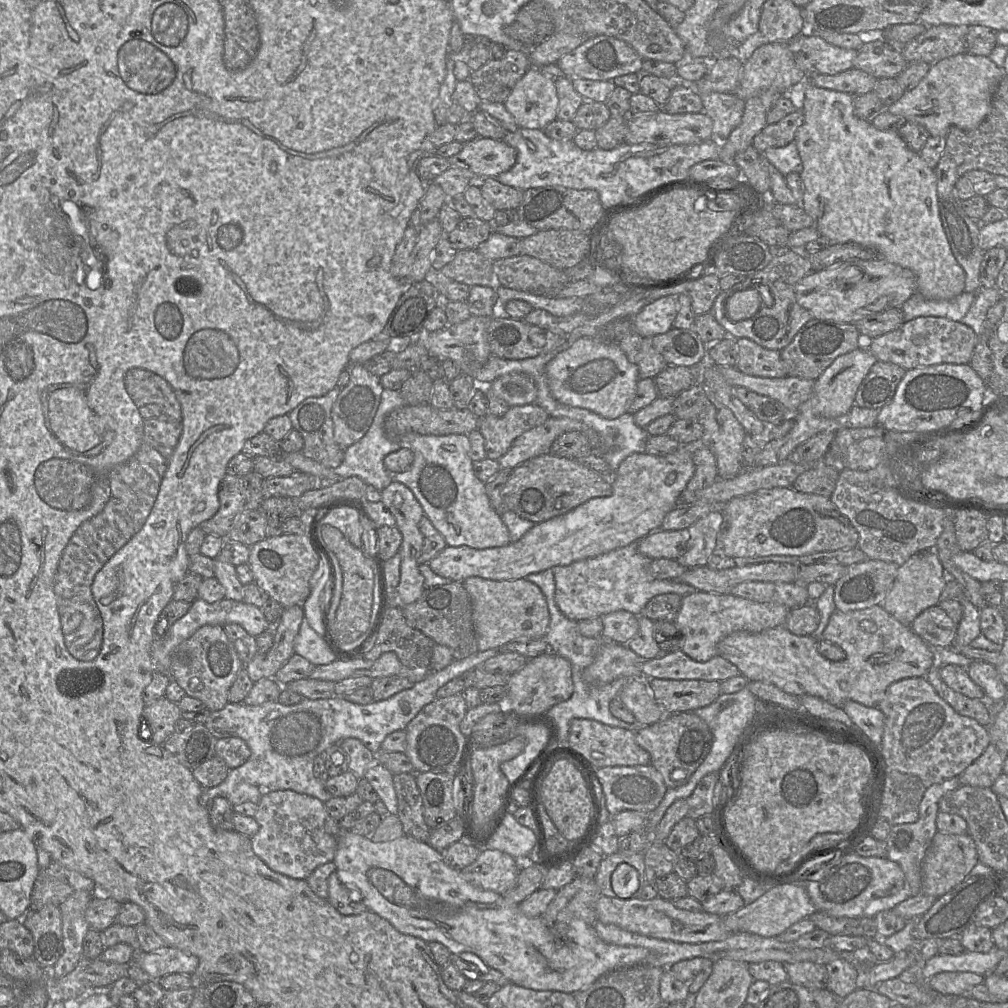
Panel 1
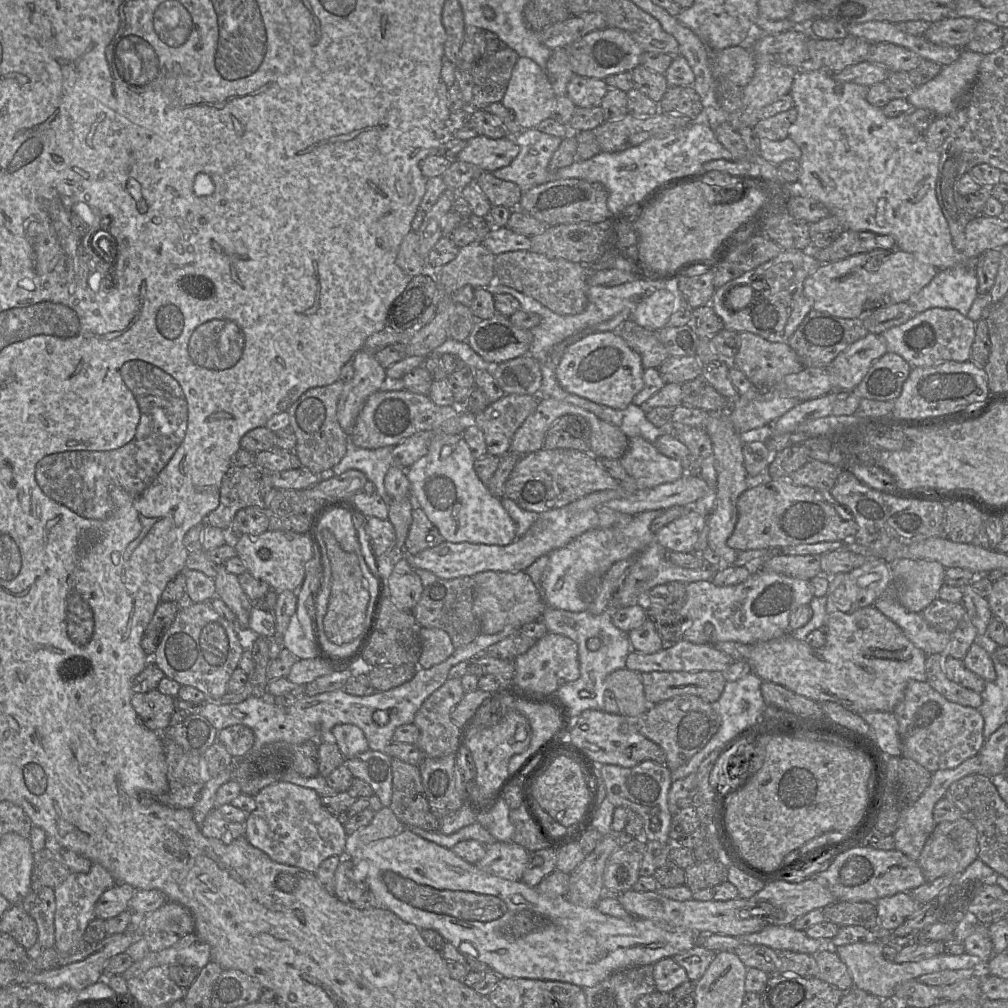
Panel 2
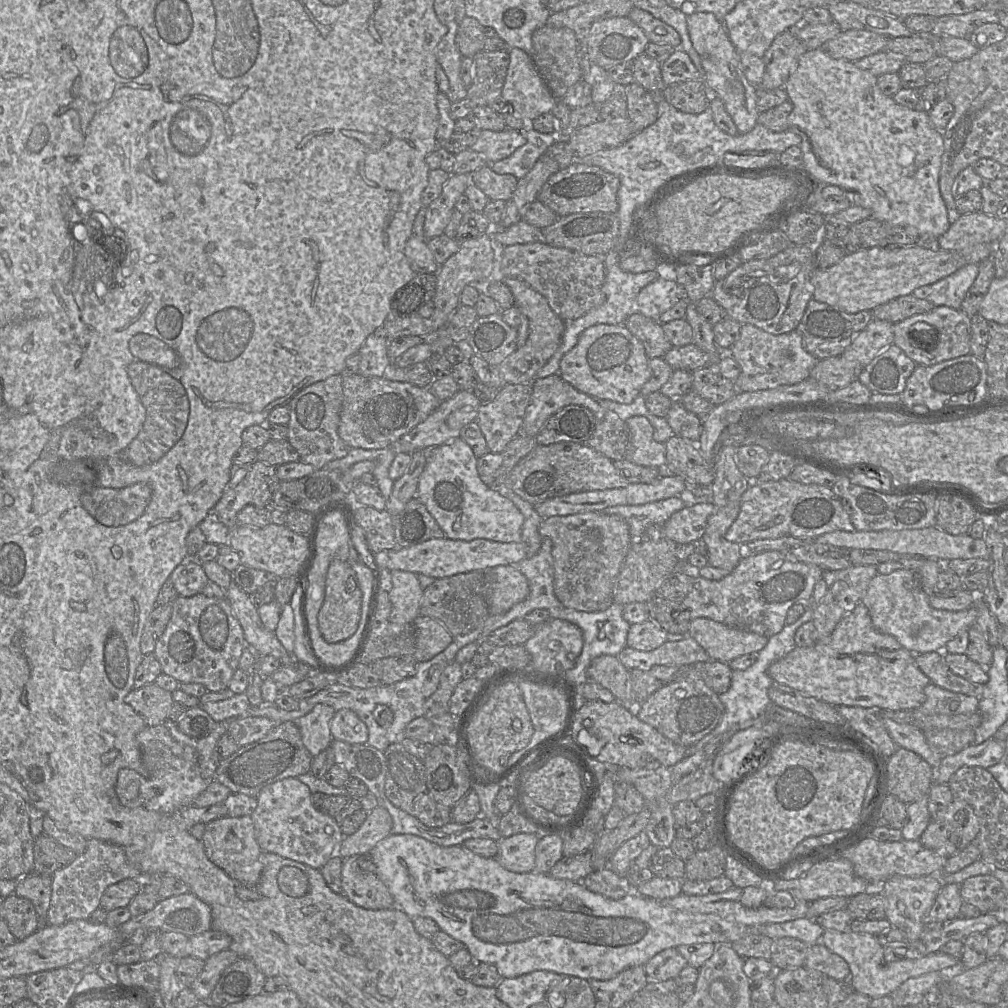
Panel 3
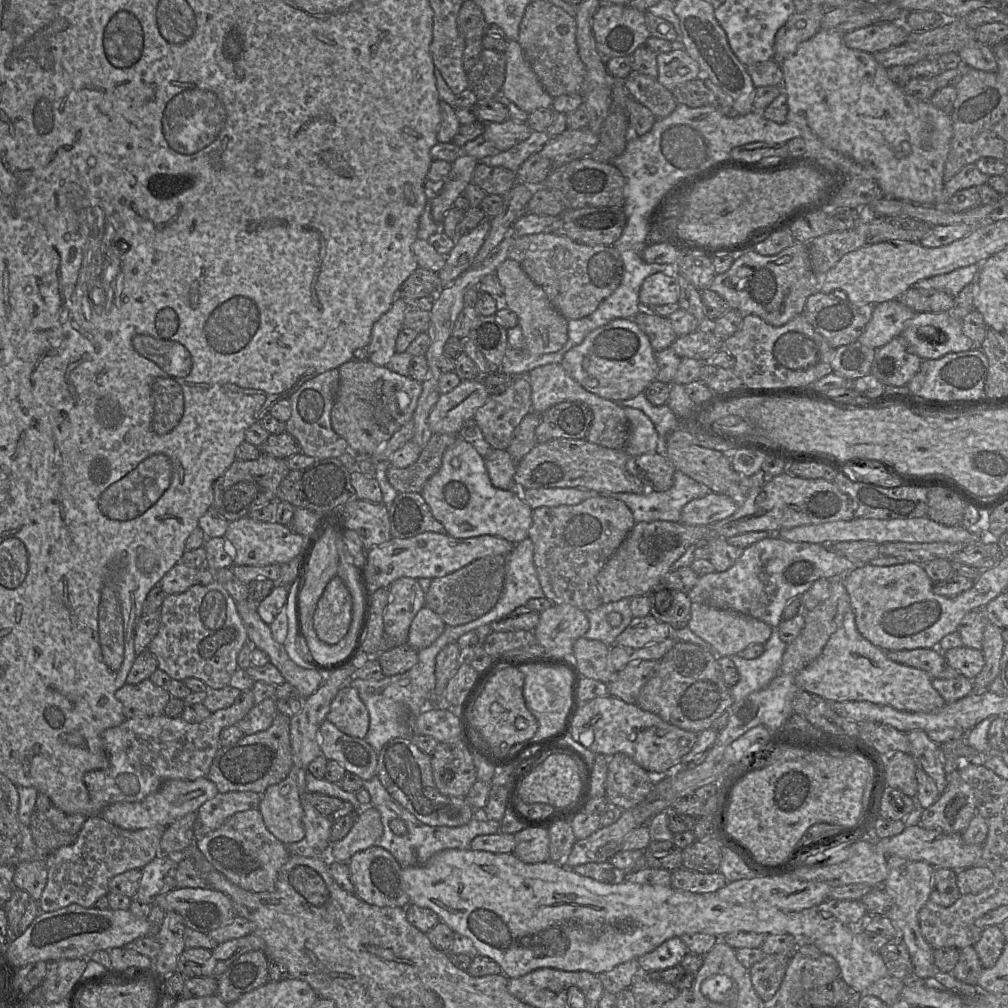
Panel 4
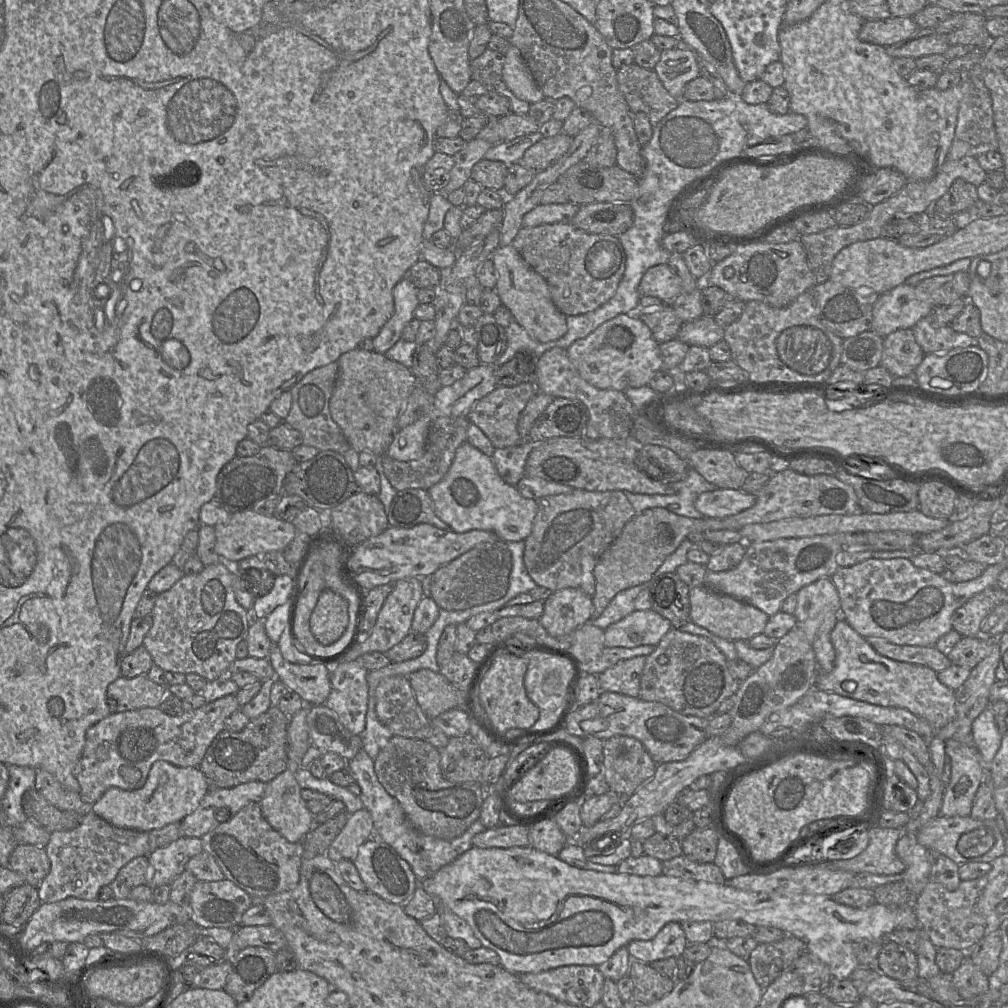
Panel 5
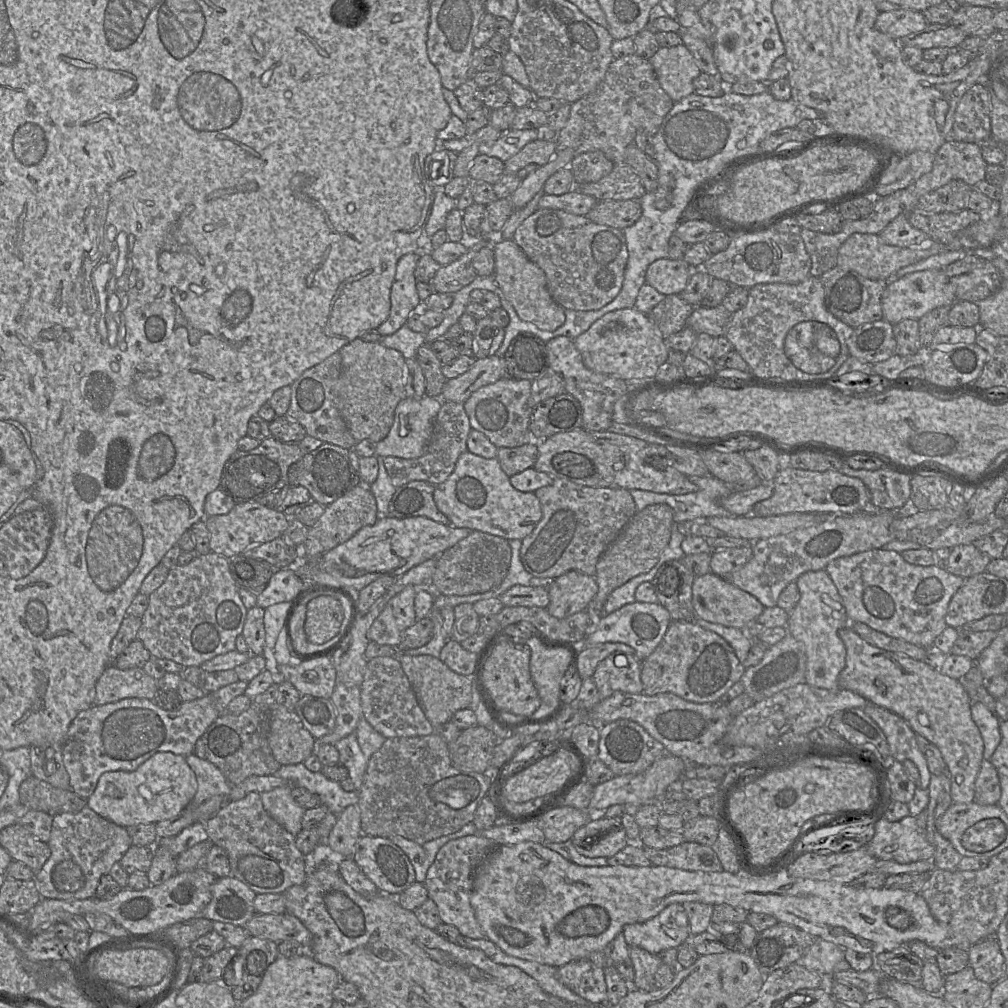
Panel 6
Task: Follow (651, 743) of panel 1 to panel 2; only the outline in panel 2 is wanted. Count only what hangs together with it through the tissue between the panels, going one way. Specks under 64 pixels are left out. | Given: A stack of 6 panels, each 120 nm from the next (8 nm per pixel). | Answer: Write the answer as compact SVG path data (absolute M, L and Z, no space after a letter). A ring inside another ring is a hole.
M685 694L655 705L635 720L637 730L658 744L666 754L666 766L674 771L687 763L714 736L721 725L719 715L708 703L698 696Z

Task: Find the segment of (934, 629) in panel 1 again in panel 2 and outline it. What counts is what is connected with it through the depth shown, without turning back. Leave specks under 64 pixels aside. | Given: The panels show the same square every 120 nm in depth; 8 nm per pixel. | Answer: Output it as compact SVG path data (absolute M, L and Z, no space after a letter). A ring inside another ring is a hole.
M937 597L921 614L934 629L952 633L966 615L966 609L962 603L948 602Z

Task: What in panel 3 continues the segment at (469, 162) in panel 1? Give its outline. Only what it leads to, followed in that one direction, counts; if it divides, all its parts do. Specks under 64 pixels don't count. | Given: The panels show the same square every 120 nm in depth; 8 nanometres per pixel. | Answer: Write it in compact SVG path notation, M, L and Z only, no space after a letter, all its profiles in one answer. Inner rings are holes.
M511 128L503 131L481 130L470 149L484 154L488 162L497 162L509 157L526 142L524 131Z

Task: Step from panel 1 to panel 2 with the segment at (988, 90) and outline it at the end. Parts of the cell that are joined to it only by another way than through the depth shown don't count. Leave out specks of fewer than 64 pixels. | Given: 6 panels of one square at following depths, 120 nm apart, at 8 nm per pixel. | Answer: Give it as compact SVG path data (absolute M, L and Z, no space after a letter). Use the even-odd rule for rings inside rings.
M961 50L956 61L943 66L930 81L915 87L907 101L914 108L929 109L937 116L952 114L975 82L983 57L981 53Z

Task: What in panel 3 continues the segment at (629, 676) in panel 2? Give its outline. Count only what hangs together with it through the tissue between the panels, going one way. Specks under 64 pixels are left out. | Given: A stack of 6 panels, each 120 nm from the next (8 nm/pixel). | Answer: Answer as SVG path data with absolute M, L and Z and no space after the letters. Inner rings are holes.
M601 655L594 658L588 669L588 679L611 691L616 701L632 705L632 689L629 670L616 656Z

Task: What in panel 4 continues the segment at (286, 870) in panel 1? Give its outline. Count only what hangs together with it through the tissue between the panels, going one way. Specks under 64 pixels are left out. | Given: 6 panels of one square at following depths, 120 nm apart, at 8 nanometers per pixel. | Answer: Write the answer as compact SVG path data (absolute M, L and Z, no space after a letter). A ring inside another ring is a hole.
M301 768L297 775L297 785L301 805L304 811L303 826L305 836L298 842L285 844L290 855L310 858L327 857L330 850L330 833L334 821L317 811L308 801L305 774L307 768Z

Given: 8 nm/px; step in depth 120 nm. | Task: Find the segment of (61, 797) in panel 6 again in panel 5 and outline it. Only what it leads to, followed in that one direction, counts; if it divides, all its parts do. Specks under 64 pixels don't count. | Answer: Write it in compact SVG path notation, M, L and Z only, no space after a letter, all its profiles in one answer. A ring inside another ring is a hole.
M35 788L22 796L22 807L28 819L48 832L67 831L77 827L83 816L76 812L62 811L49 803Z

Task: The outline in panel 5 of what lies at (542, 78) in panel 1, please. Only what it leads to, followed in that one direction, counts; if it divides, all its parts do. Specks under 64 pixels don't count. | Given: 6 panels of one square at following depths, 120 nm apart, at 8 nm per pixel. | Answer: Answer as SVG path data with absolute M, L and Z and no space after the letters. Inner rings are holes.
M510 45L505 53L503 81L512 93L520 100L530 104L545 99L537 86L520 50Z

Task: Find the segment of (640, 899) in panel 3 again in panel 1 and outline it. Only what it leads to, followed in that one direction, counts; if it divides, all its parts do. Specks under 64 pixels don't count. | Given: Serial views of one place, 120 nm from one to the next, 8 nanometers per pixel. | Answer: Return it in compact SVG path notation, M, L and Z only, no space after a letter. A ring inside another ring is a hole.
M341 830L338 836L338 846L333 862L336 865L336 872L339 880L349 891L352 893L360 893L360 898L358 898L358 900L362 901L367 906L368 910L386 919L402 934L420 938L426 943L439 942L446 946L452 954L458 955L464 952L473 953L486 965L500 971L511 983L524 988L537 991L579 992L582 989L587 989L602 975L612 970L633 965L646 965L645 960L650 954L649 951L643 947L618 946L604 942L598 937L594 927L581 919L574 918L568 922L560 922L559 925L549 927L542 917L527 917L520 911L519 904L510 904L501 894L484 890L470 884L461 876L460 871L451 868L444 862L441 852L435 850L427 842L421 842L406 835L392 841L375 843L369 838L353 833L350 830Z

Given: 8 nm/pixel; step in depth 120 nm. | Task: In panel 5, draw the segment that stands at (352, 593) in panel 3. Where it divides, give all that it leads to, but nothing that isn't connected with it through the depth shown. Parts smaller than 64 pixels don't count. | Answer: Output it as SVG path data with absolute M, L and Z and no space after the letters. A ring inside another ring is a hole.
M324 590L310 617L310 630L323 645L335 643L349 621L348 602L333 591Z

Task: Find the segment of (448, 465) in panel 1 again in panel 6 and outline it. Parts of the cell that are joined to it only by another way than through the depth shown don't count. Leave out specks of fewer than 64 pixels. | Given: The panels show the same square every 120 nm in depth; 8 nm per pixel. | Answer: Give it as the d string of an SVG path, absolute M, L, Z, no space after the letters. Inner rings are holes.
M463 452L453 472L433 493L437 508L449 519L450 526L469 528L499 536L507 540L523 540L542 517L541 504L534 492L515 489L496 458L486 459Z

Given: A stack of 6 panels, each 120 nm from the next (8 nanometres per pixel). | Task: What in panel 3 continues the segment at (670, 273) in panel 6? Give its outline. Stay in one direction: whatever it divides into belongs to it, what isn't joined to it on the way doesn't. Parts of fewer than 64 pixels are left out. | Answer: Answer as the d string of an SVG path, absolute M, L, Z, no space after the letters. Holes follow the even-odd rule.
M658 277L643 287L636 300L636 311L659 321L665 311L674 306L682 297L682 288L676 281Z

